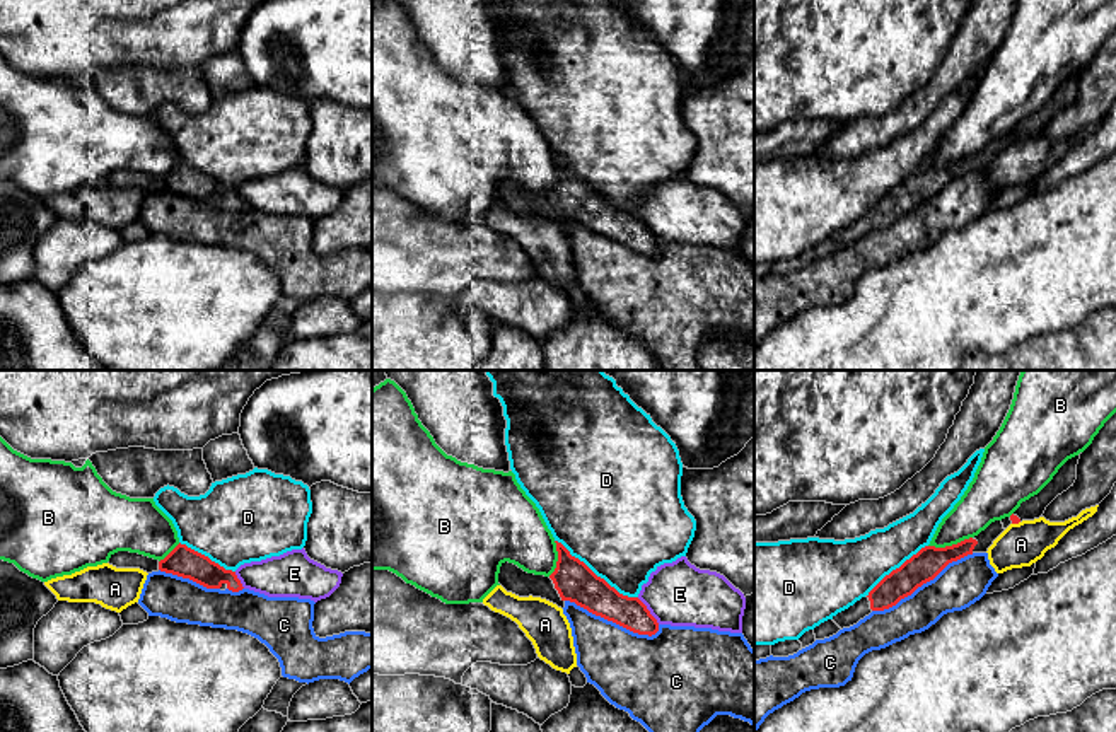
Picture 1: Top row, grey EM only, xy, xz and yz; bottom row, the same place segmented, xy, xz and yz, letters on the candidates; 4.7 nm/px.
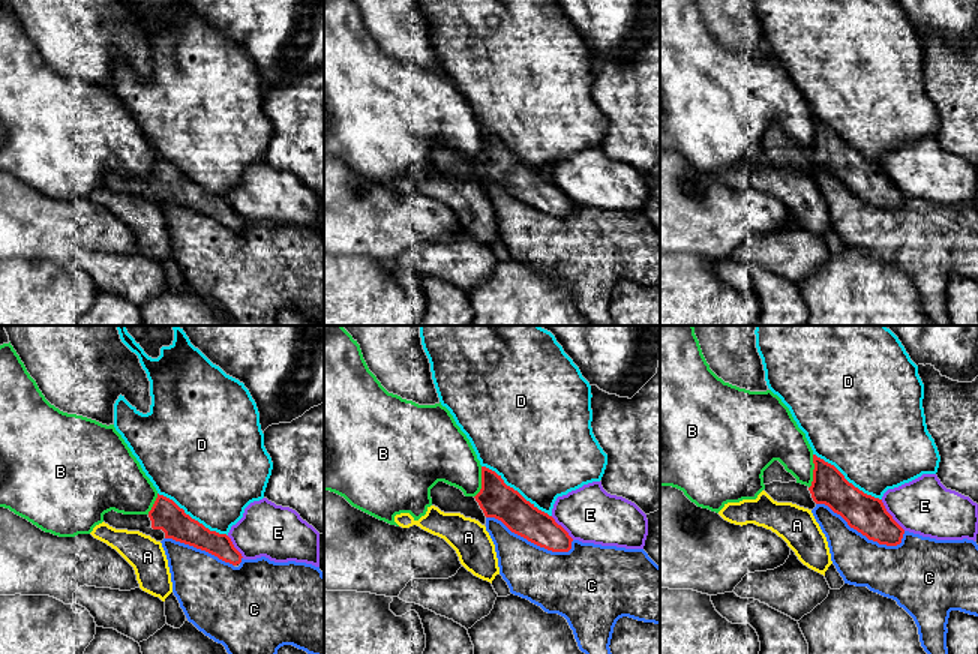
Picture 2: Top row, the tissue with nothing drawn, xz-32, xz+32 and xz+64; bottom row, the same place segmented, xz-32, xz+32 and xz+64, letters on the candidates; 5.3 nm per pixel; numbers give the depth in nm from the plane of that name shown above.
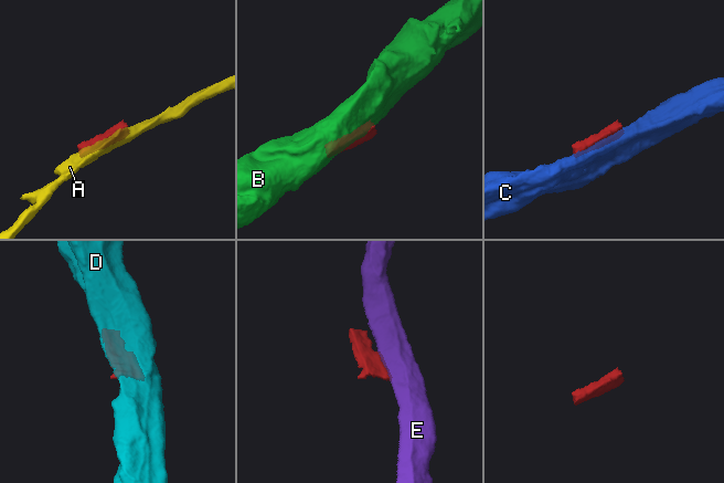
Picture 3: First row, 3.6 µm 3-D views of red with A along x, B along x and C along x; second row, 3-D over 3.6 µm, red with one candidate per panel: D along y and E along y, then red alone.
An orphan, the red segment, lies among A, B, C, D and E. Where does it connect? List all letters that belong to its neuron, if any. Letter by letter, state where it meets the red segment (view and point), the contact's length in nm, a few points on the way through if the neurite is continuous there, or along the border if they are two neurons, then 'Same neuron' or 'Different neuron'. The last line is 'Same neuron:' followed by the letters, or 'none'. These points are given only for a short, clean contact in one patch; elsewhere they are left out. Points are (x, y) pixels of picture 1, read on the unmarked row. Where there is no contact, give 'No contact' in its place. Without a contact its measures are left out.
A: Touches red at yz (1016, 140). Shared border 40 nm. Boundary: yz (1019, 139), (1012, 142). Different neuron
B: Touches red at yz (949, 164). Shared border 220 nm. Different neuron
C: Touches red at yz (922, 202). Shared border 550 nm. Different neuron
D: Touches red at xz (594, 191). Shared border 480 nm. Different neuron
E: Touches red at xz (649, 229). Shared border 170 nm. Different neuron
Same neuron: none

